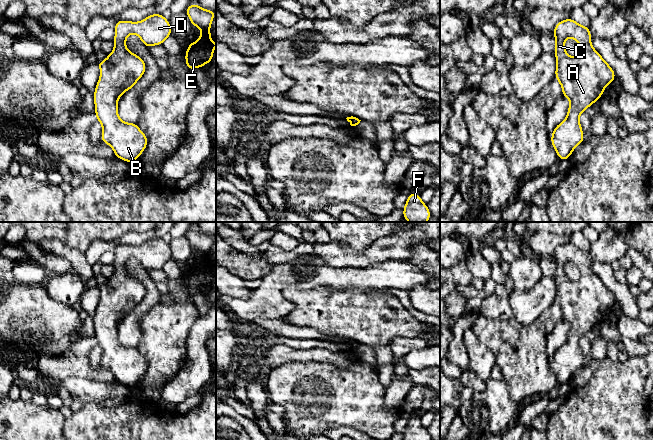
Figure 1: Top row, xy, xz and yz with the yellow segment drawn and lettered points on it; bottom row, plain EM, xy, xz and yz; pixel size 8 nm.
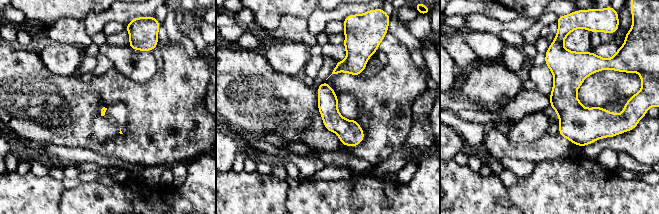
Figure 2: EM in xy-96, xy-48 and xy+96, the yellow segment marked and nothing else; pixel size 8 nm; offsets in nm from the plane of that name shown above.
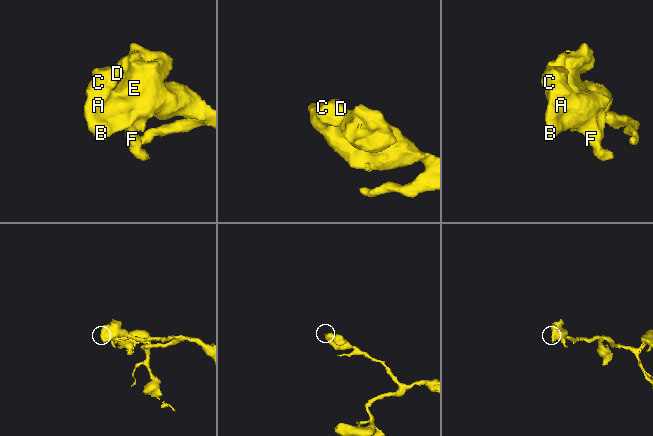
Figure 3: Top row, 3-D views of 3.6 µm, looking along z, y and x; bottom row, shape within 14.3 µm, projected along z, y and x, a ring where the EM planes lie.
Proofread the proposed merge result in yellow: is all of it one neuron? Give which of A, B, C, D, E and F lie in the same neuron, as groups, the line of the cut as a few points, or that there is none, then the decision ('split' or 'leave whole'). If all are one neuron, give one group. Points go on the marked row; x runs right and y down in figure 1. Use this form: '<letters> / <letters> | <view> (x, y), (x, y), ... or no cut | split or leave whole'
A B C D E F | no cut | leave whole

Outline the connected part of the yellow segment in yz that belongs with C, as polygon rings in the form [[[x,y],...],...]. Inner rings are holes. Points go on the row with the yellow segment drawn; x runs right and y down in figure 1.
[[[568,18],[558,22],[553,31],[556,42],[553,52],[556,56],[555,79],[562,87],[562,95],[570,100],[567,116],[554,128],[550,140],[558,155],[558,159],[561,161],[570,159],[574,149],[584,142],[579,116],[604,94],[605,87],[613,83],[616,74],[592,46],[590,27],[583,26],[575,20]],[[567,38],[572,38],[578,42],[580,46],[579,56],[571,57],[567,54],[565,49],[565,40]]]

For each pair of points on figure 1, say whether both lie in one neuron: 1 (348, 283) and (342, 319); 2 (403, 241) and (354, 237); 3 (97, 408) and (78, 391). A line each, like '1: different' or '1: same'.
1: different
2: different
3: different

